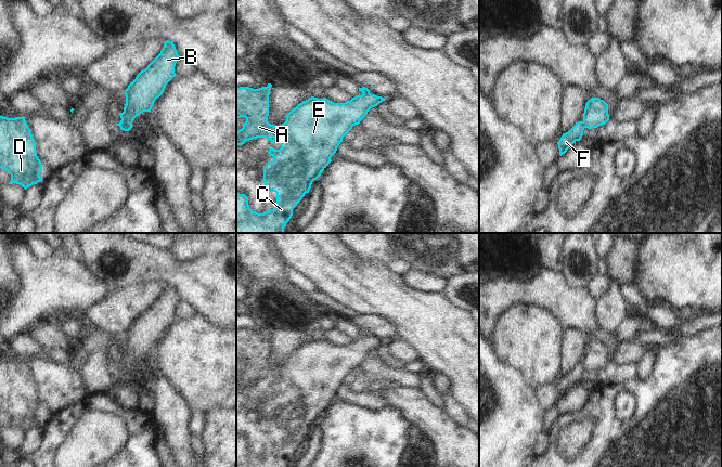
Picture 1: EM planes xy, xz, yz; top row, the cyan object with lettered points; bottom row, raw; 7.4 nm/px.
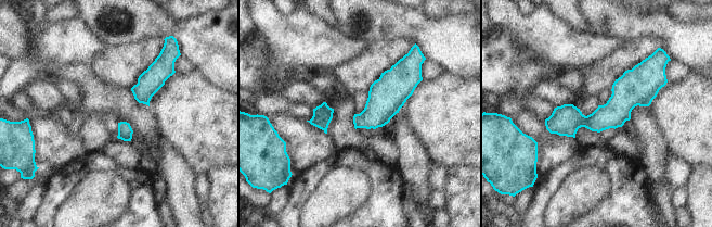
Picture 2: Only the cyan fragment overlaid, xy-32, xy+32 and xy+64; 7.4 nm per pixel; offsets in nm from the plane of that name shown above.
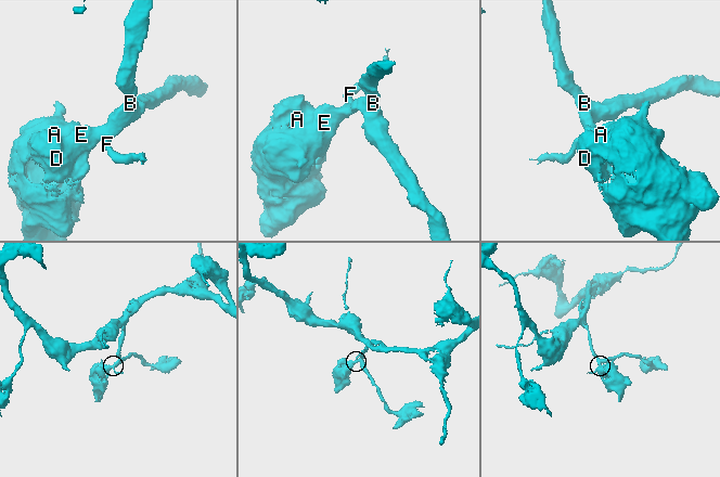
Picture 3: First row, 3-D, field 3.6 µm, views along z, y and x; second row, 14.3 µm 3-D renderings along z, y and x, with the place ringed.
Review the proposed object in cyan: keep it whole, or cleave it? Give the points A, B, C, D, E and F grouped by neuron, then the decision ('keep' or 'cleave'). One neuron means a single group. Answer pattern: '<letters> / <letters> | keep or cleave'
A B C D E / F | cleave

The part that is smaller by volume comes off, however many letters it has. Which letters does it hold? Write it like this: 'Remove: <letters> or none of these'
Remove: F.

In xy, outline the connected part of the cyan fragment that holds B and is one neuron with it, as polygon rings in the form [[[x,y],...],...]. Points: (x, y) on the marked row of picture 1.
[[[165,41],[165,44],[160,53],[147,65],[147,67],[141,70],[136,79],[130,82],[128,88],[125,90],[126,105],[124,112],[120,113],[120,122],[117,126],[124,125],[132,128],[132,122],[137,116],[143,112],[151,112],[152,106],[157,98],[159,98],[166,85],[176,76],[175,66],[177,61],[180,59],[177,49],[172,41]]]

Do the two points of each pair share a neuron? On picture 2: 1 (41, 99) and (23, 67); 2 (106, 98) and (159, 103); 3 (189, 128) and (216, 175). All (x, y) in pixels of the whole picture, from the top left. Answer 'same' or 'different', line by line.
1: different
2: different
3: different

